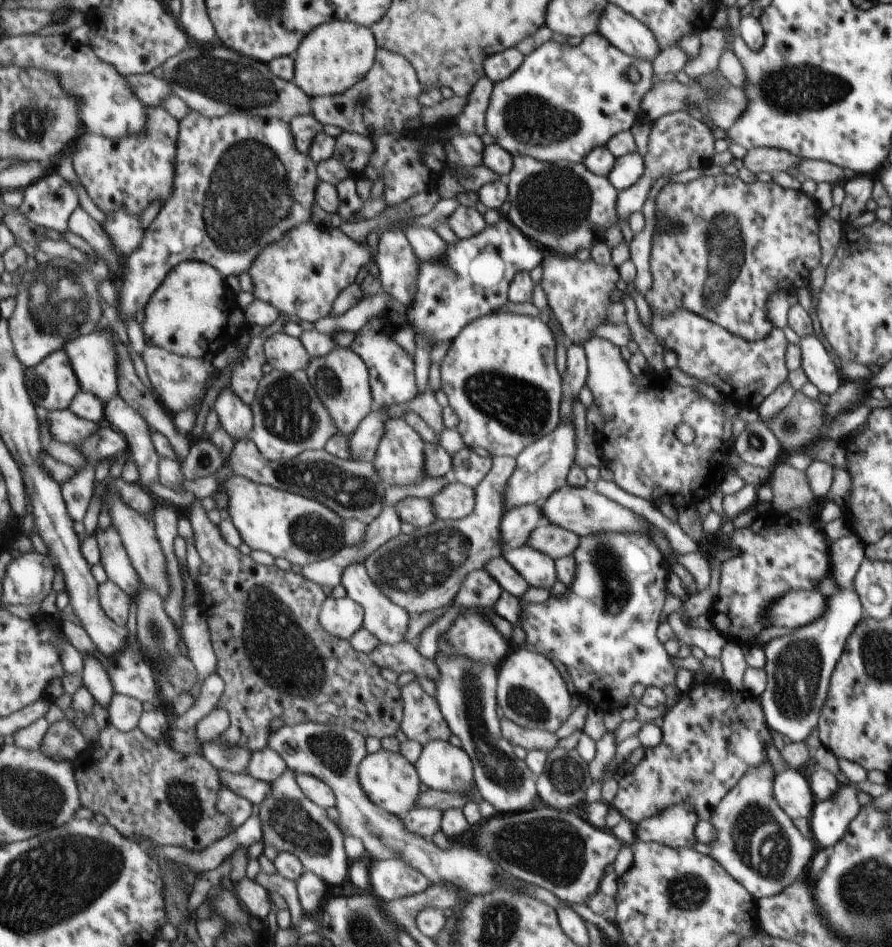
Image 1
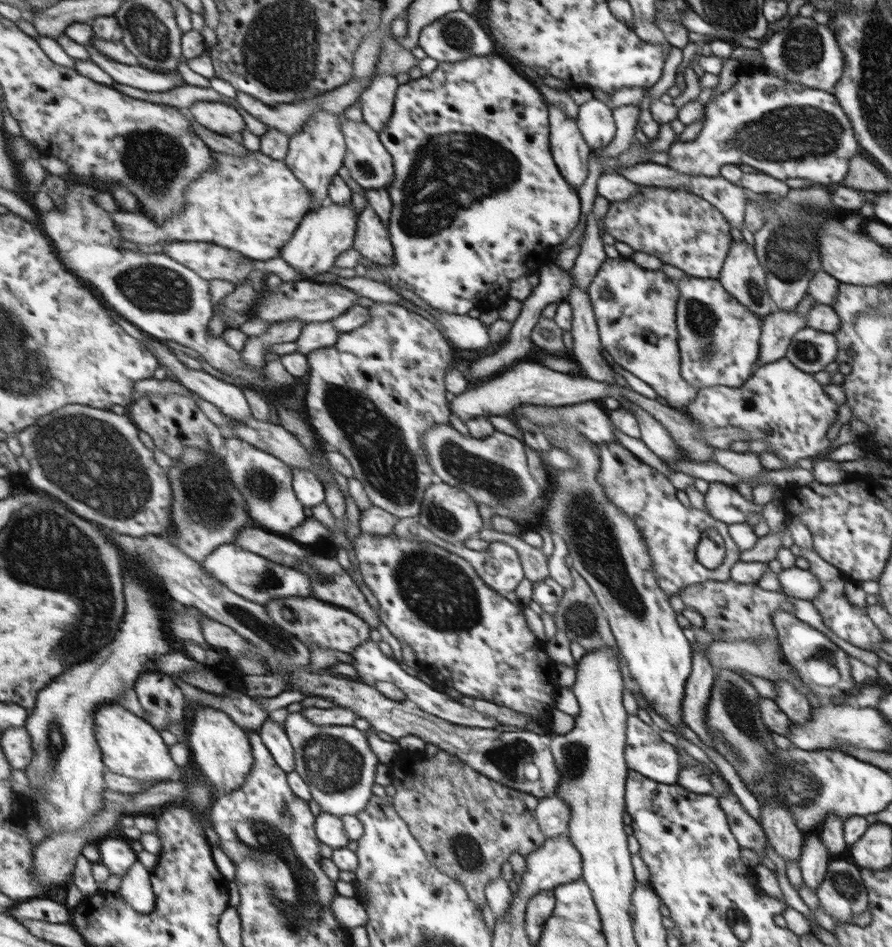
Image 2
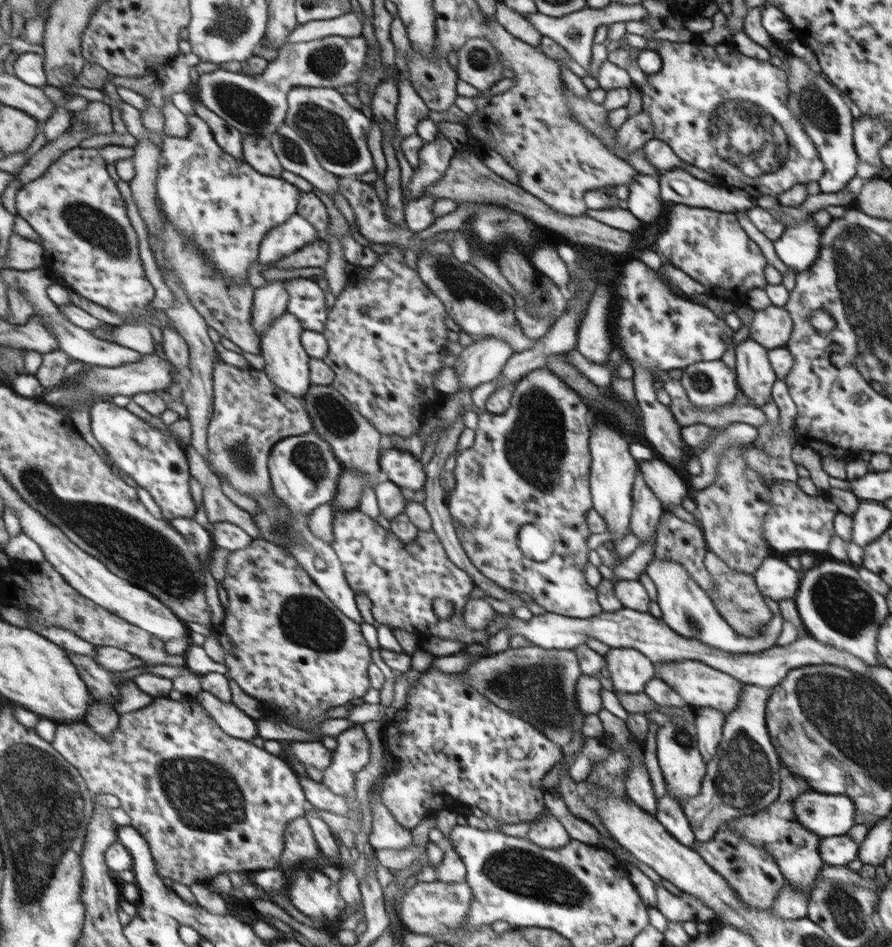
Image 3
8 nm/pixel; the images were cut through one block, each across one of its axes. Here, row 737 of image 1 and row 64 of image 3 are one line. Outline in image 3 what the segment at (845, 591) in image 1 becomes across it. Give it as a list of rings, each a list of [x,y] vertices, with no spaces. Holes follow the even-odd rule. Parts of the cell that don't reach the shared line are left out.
[[[788,52],[786,62],[788,70],[785,72],[789,86],[787,106],[790,113],[804,124],[805,134],[817,148],[825,164],[825,174],[818,180],[820,192],[838,192],[840,188],[844,188],[846,182],[850,182],[856,176],[856,166],[858,166],[857,150],[854,150],[855,142],[852,142],[850,106],[844,104],[844,98],[833,84],[824,80],[820,73],[813,72],[800,57]]]

